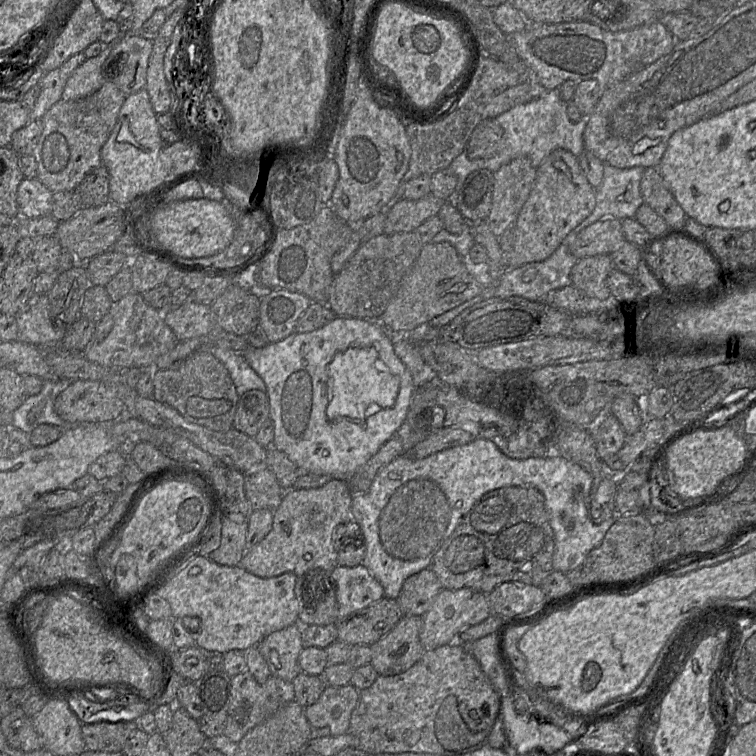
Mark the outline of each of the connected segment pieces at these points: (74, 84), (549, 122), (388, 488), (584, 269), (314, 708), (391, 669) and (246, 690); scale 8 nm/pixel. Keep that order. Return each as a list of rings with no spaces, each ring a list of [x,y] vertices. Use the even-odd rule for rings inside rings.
[[[104,46],[99,55],[87,58],[68,78],[62,100],[77,100],[96,92],[104,84],[102,65],[111,52],[111,46]]]
[[[554,89],[544,92],[538,98],[517,104],[497,116],[495,120],[503,129],[503,148],[493,157],[477,160],[469,159],[465,148],[455,158],[449,166],[457,176],[453,198],[461,190],[467,176],[476,170],[489,169],[491,172],[495,172],[503,165],[520,157],[528,158],[537,168],[556,149],[567,150],[578,157],[584,150],[583,133],[587,117],[582,117],[578,122],[570,121],[567,114],[567,105],[568,103],[561,98],[559,89]]]
[[[475,438],[468,444],[442,450],[423,459],[409,456],[395,458],[384,466],[365,493],[354,495],[351,519],[361,528],[366,543],[362,565],[381,584],[385,597],[397,600],[404,582],[412,575],[430,568],[441,546],[466,514],[487,493],[511,486],[533,486],[544,496],[549,523],[554,531],[553,570],[567,573],[582,566],[587,554],[599,546],[616,519],[593,523],[587,514],[587,497],[593,477],[579,464],[549,453],[543,457],[513,459],[503,454],[490,440]]]
[[[596,255],[578,259],[571,270],[572,285],[587,296],[601,301],[610,297],[607,278],[614,269],[610,255]]]
[[[352,684],[326,687],[319,700],[305,708],[305,716],[314,730],[327,727],[331,736],[347,734],[359,696],[360,690]]]
[[[403,616],[398,624],[383,638],[371,645],[370,664],[380,676],[394,676],[405,672],[426,653],[420,640],[422,617]]]
[[[249,671],[232,677],[231,697],[224,736],[234,743],[240,742],[255,726],[294,700],[295,692],[292,682],[271,675],[264,683],[259,683]]]

